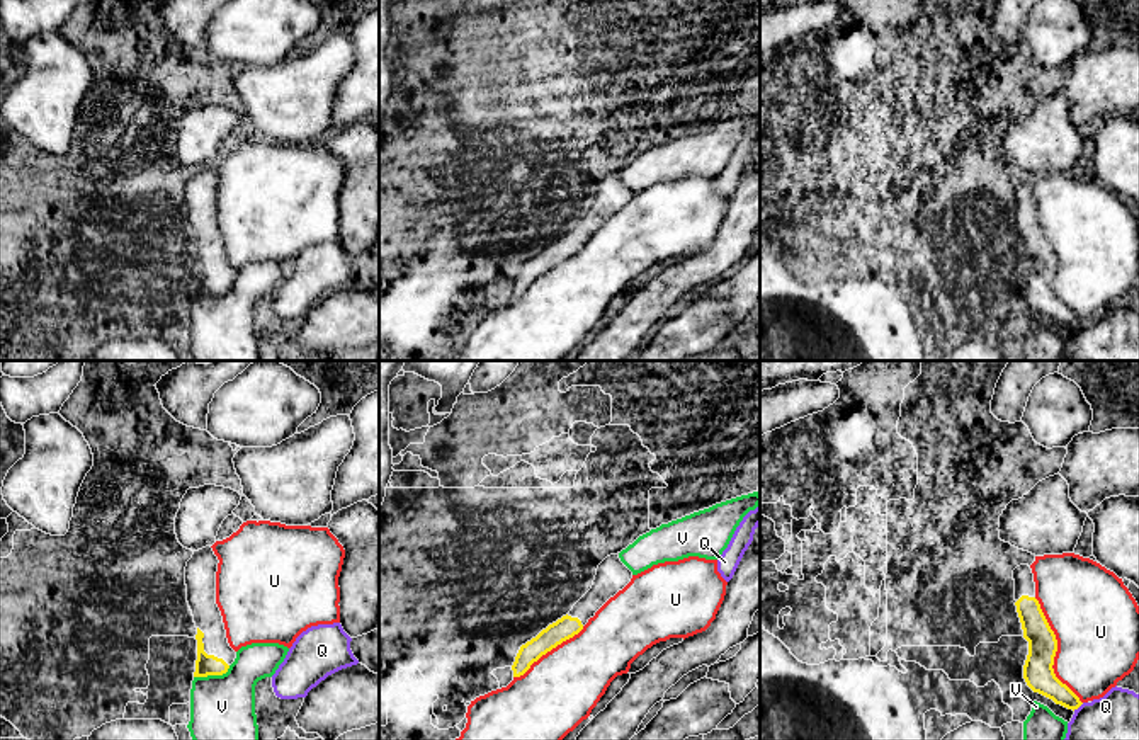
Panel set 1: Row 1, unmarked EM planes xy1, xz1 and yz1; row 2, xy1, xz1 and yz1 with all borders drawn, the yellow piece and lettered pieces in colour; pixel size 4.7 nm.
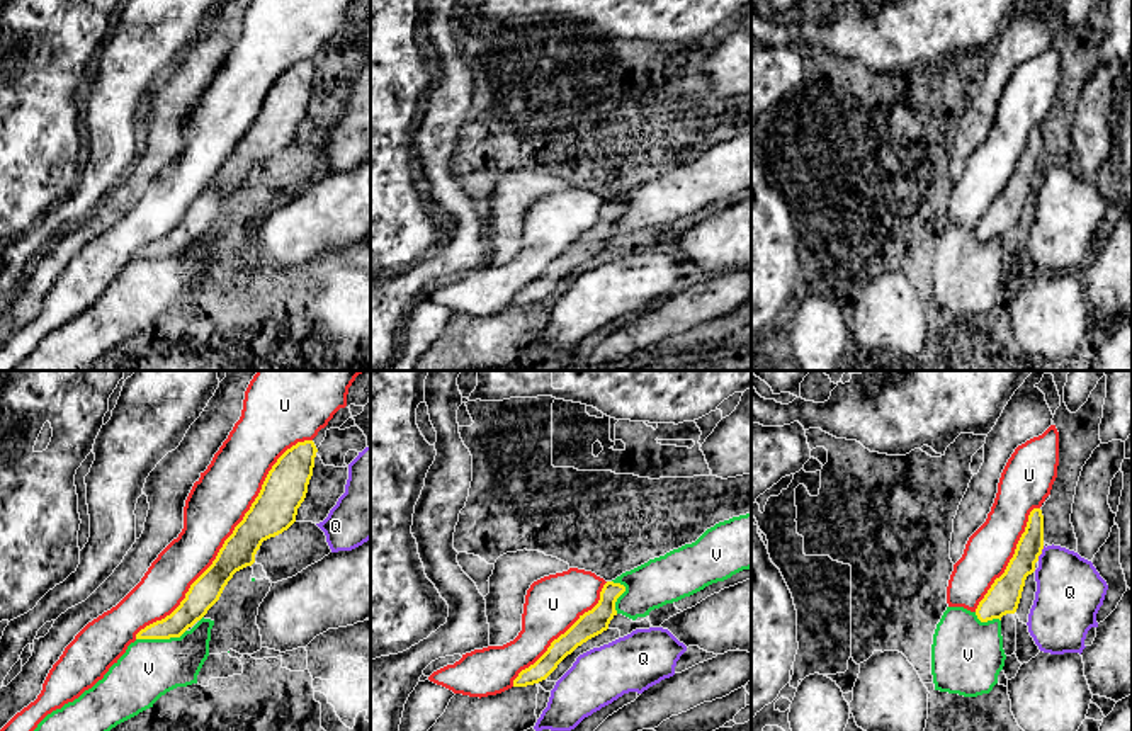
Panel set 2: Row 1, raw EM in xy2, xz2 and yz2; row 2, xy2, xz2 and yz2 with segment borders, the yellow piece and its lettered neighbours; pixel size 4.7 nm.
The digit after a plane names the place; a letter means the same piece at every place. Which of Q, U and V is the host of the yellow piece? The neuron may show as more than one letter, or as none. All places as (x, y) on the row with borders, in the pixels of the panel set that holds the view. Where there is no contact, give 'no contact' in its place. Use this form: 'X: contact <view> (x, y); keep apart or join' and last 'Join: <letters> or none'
Q: contact yz2 (1041, 553); keep apart
U: contact xy2 (228, 538); keep apart
V: contact xy2 (160, 638); keep apart
Join: none

